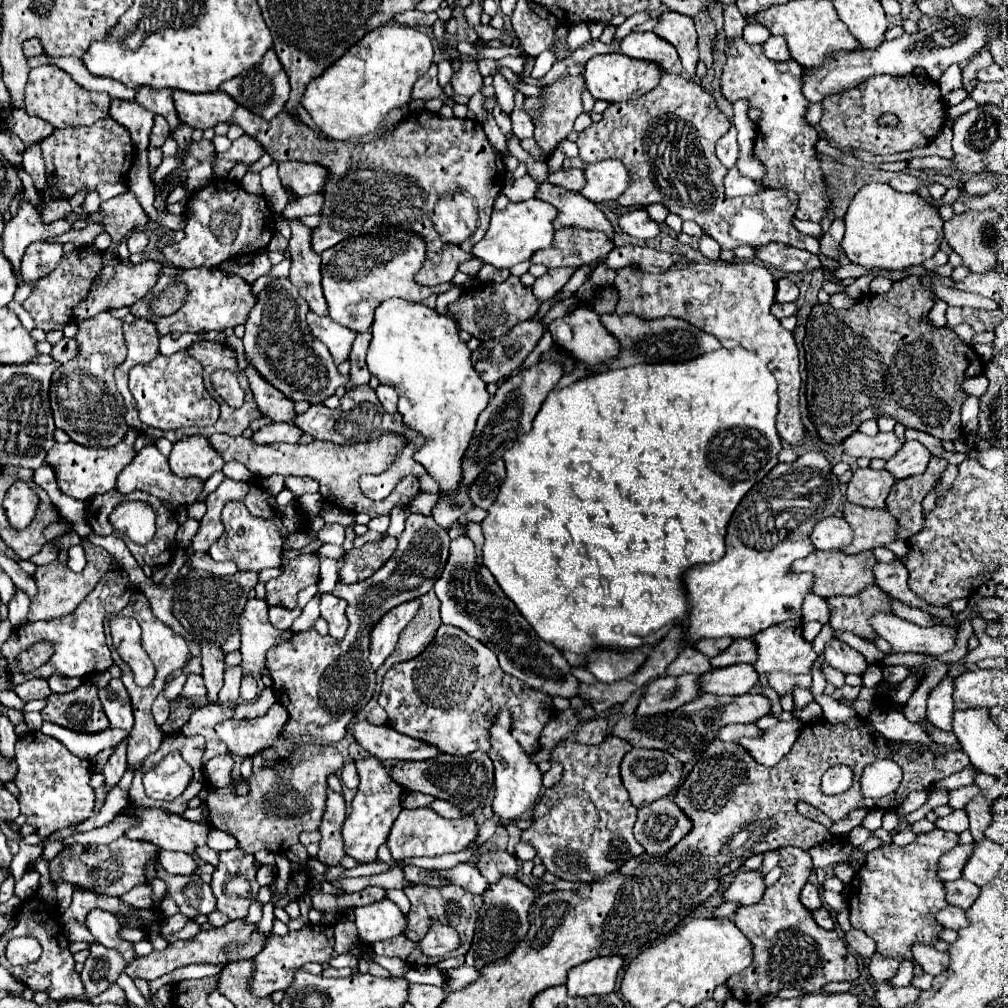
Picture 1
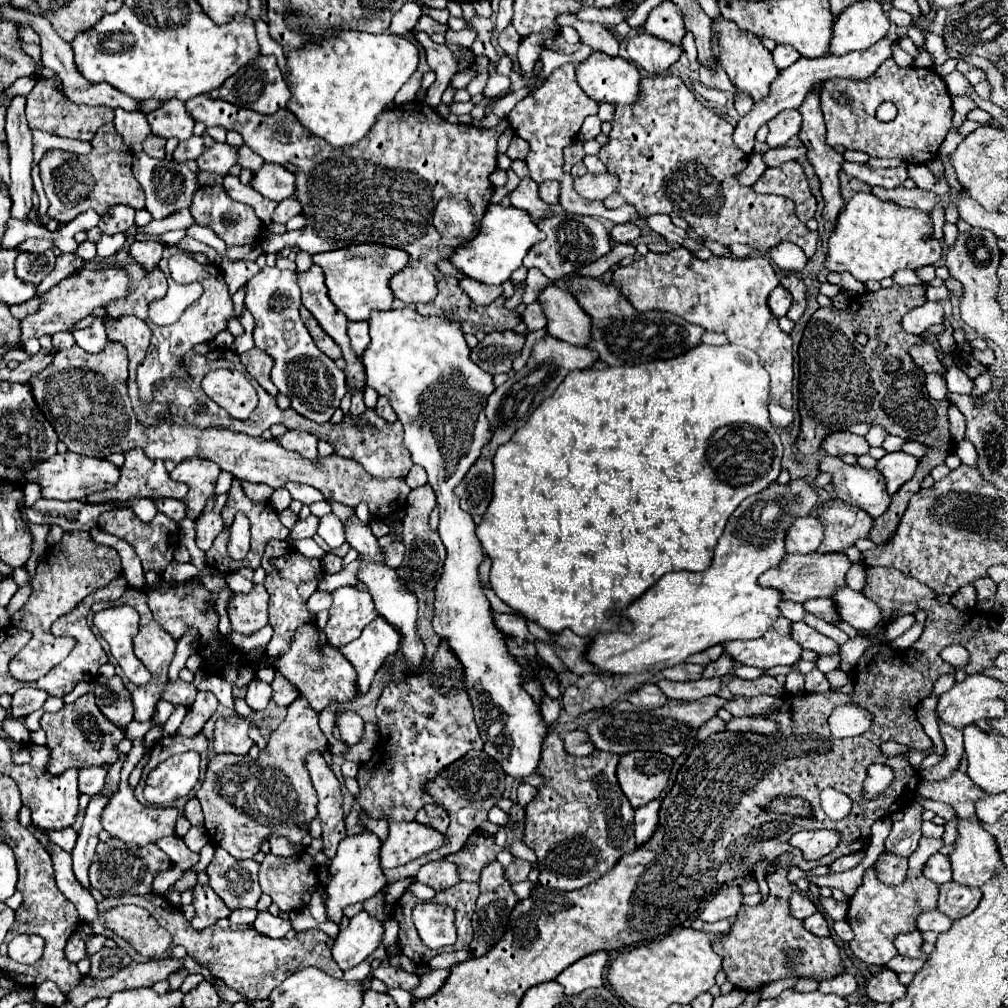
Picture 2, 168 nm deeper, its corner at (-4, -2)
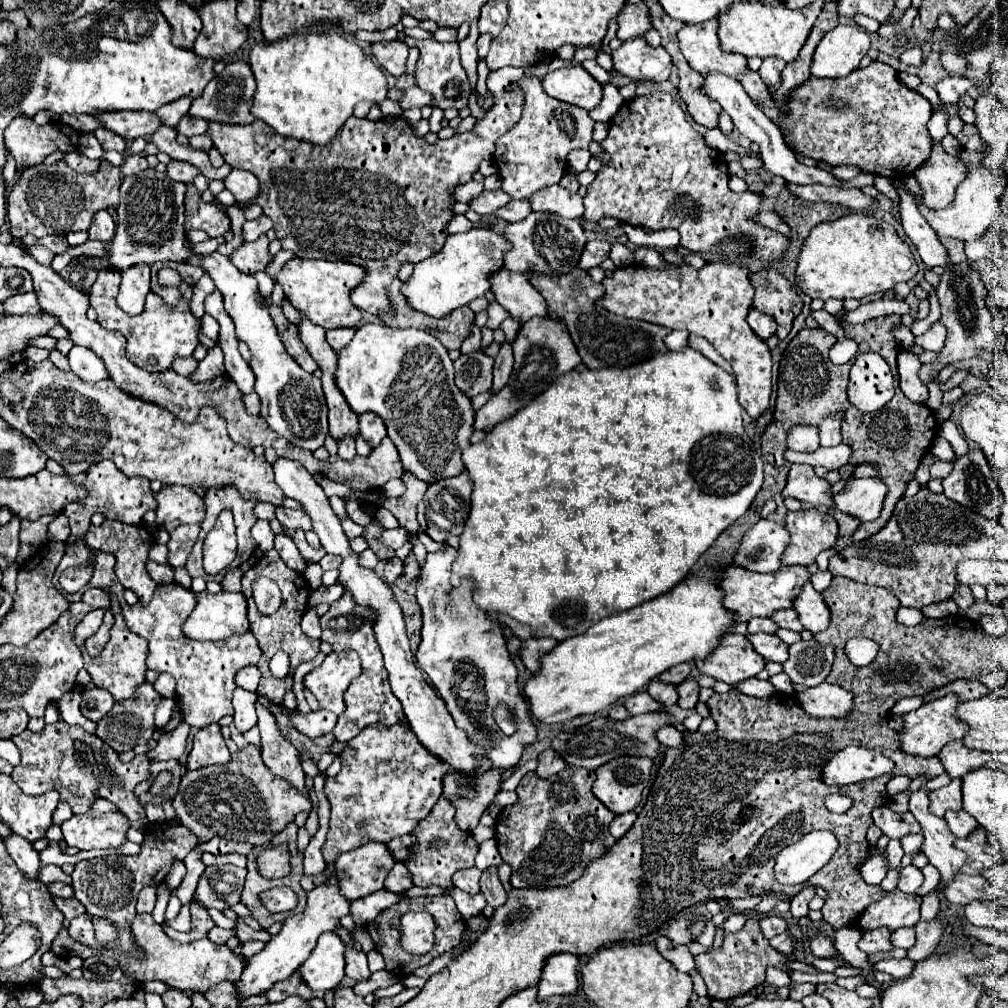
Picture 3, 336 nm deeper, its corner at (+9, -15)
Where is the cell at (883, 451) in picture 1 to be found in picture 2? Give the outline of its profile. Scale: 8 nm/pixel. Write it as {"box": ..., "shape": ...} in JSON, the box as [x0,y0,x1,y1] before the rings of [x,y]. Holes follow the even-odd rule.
{"box":[822,430,870,456],"shape":[[[838,430],[822,440],[822,450],[826,450],[830,456],[842,456],[842,454],[862,456],[868,454],[870,446],[862,436],[856,436],[848,430]]]}

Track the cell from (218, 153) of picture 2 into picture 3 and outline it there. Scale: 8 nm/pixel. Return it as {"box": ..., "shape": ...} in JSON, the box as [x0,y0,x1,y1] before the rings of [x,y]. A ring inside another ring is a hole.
{"box":[167,161,199,183],"shape":[[[171,161],[167,165],[167,175],[175,181],[181,181],[181,183],[191,183],[197,175],[199,175],[199,167],[191,165],[191,163],[183,163],[183,161]]]}

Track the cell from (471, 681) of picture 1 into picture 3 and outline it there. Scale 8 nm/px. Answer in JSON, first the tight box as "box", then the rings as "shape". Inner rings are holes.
{"box":[321,721,451,863],"shape":[[[405,721],[395,723],[395,727],[383,727],[383,723],[365,727],[339,757],[343,761],[339,775],[325,781],[325,793],[331,803],[331,829],[321,851],[327,863],[367,841],[387,843],[411,833],[419,819],[425,819],[439,801],[443,775],[451,771],[445,763],[433,759]]]}

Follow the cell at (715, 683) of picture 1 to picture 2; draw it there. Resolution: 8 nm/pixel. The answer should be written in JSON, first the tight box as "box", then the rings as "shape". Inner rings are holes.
{"box":[656,678,722,700],"shape":[[[712,678],[712,680],[696,680],[696,682],[668,682],[668,680],[658,680],[656,686],[662,690],[664,696],[674,698],[674,700],[698,700],[704,696],[712,696],[720,690],[722,680]]]}

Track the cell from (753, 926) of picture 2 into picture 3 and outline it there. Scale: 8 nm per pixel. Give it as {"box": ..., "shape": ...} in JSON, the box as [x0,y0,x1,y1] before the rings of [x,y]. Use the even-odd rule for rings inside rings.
{"box":[695,917,793,999],"shape":[[[757,917],[747,919],[747,923],[741,931],[725,933],[723,945],[719,949],[713,949],[709,953],[695,957],[697,971],[705,979],[705,985],[709,989],[711,999],[733,999],[737,995],[745,995],[745,993],[757,989],[759,985],[763,985],[765,969],[769,965],[777,967],[785,973],[793,973],[789,969],[789,963],[793,963],[791,957],[787,957],[779,951],[773,951],[773,947],[769,947],[769,941],[759,931],[759,919]]]}

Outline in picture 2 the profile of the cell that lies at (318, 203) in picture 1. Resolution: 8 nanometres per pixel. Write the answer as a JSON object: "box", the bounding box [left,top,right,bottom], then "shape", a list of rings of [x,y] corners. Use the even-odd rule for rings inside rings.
{"box":[272,198,300,224],"shape":[[[286,198],[284,202],[278,202],[278,206],[276,206],[274,214],[272,214],[272,222],[286,224],[296,214],[300,214],[300,204],[294,198]]]}

